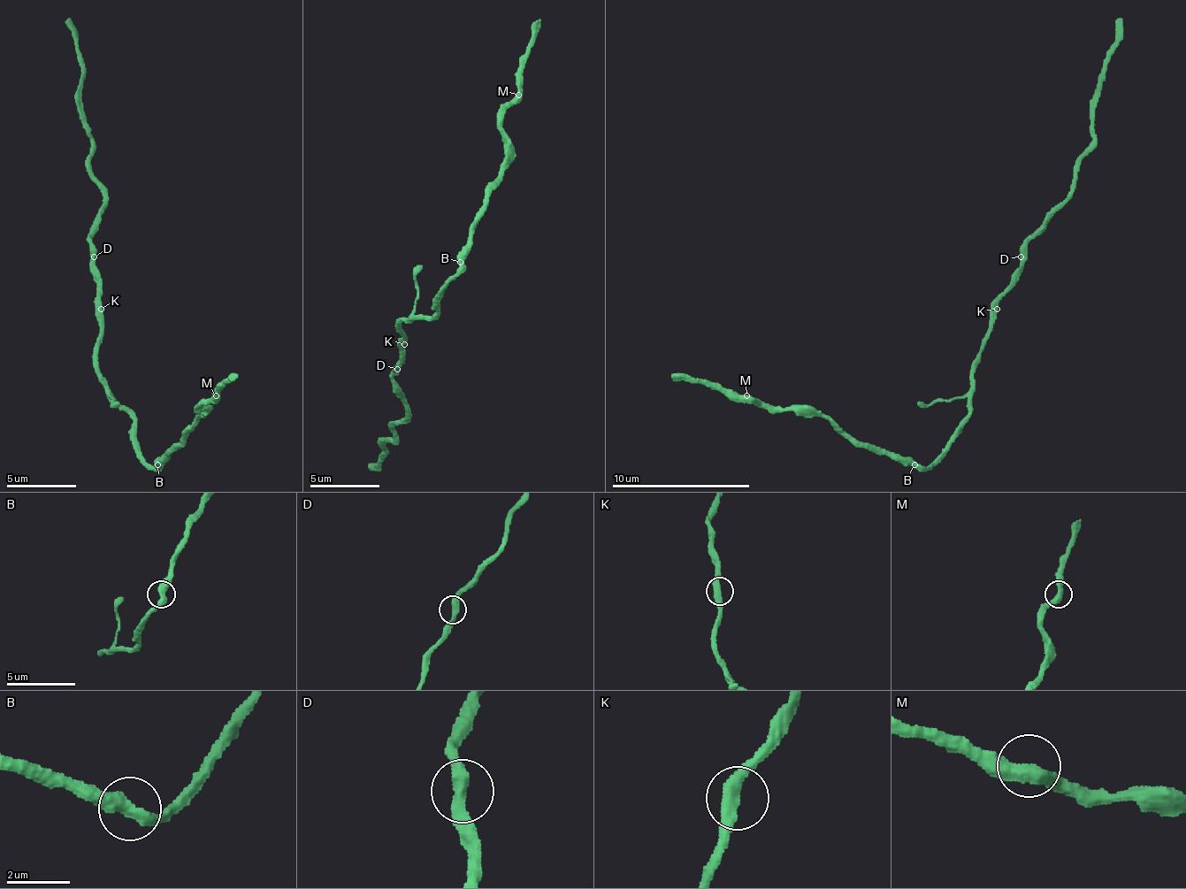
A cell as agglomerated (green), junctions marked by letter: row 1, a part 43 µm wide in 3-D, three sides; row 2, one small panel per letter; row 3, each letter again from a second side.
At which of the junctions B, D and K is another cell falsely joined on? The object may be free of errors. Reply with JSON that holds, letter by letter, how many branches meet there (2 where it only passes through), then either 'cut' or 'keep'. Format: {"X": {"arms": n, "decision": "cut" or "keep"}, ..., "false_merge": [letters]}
{"B": {"arms": 2, "decision": "keep"}, "D": {"arms": 2, "decision": "keep"}, "K": {"arms": 2, "decision": "keep"}, "false_merge": []}

